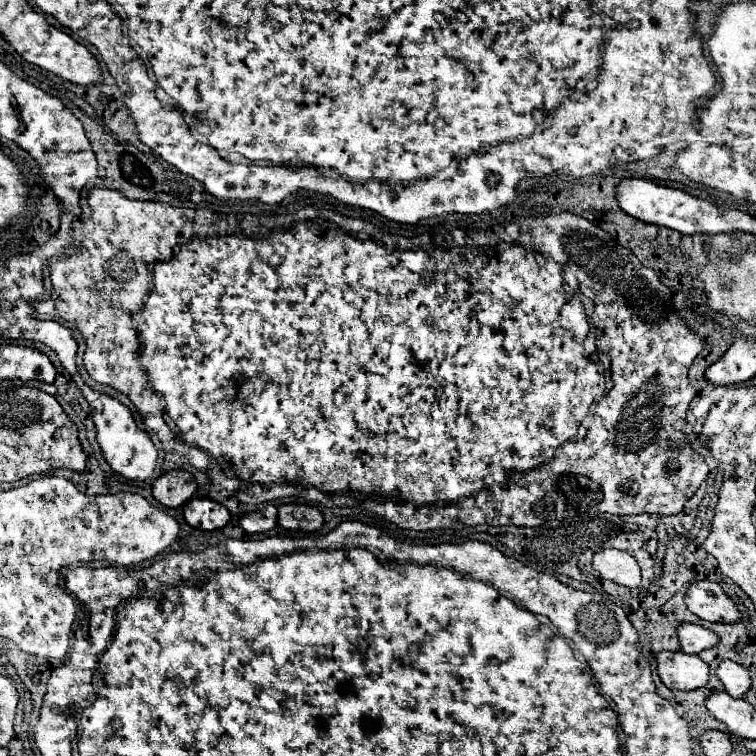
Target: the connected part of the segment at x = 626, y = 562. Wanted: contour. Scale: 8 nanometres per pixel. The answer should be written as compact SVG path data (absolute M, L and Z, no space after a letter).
M603 549L593 557L593 567L609 581L625 587L639 587L641 571L637 561L619 549Z

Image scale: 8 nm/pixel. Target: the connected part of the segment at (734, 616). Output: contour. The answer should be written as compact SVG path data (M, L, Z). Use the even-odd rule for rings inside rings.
M699 581L689 585L685 595L685 605L697 617L713 623L739 623L741 613L735 603L725 595L719 583Z

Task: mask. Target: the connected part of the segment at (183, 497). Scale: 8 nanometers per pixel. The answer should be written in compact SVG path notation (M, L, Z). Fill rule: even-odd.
M169 471L153 481L153 497L165 507L185 505L197 489L197 483L187 471Z

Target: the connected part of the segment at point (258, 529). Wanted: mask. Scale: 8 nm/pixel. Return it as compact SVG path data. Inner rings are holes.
M267 505L261 511L251 511L239 519L239 525L247 533L265 533L277 525L277 507Z

